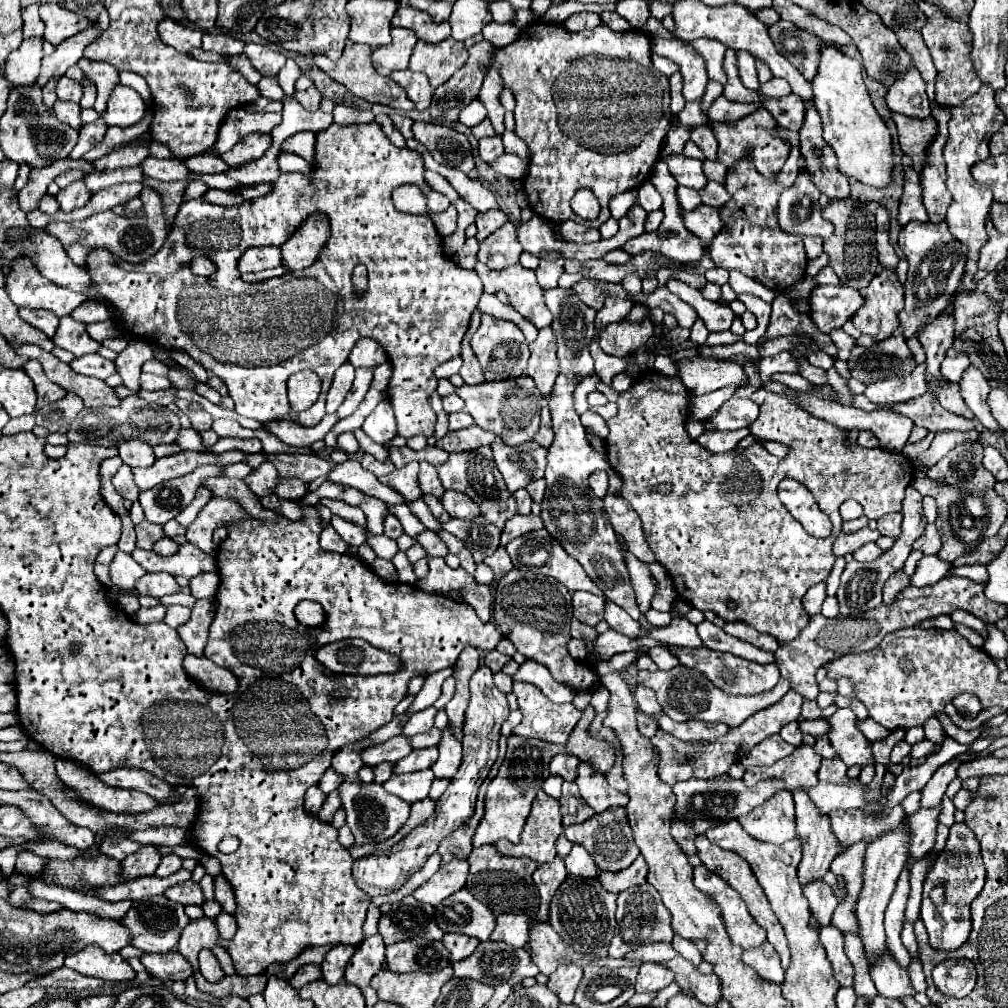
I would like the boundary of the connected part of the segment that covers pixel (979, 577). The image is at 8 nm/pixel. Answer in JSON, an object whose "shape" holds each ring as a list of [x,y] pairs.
{"shape":[[[964,565],[962,567],[952,567],[948,571],[948,574],[958,577],[970,577],[972,581],[978,581],[978,583],[986,583],[986,579],[988,579],[986,565]]]}

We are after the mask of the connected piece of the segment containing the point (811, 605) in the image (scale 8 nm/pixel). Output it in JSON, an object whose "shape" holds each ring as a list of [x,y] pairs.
{"shape":[[[818,583],[814,587],[810,587],[802,599],[802,605],[806,609],[808,615],[818,615],[820,609],[822,609],[822,601],[826,597],[826,585],[824,583]]]}

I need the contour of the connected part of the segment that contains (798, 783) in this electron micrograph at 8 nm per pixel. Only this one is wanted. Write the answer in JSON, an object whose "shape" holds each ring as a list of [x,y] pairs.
{"shape":[[[800,745],[794,749],[792,755],[780,759],[770,767],[750,767],[750,771],[746,771],[744,777],[748,783],[766,777],[780,777],[786,783],[786,791],[794,791],[800,787],[810,789],[818,783],[816,771],[820,767],[820,761],[822,757],[810,745]]]}

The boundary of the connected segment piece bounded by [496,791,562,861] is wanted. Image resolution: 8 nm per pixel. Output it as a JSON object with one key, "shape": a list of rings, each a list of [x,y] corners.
{"shape":[[[538,791],[532,803],[532,811],[526,819],[520,843],[498,841],[496,849],[506,857],[528,857],[534,861],[554,861],[554,843],[562,833],[562,813],[560,803]]]}

